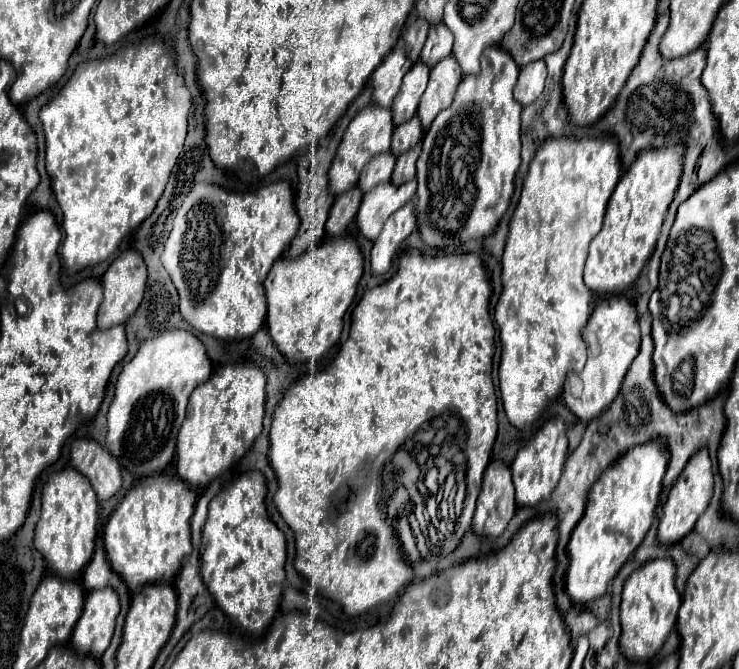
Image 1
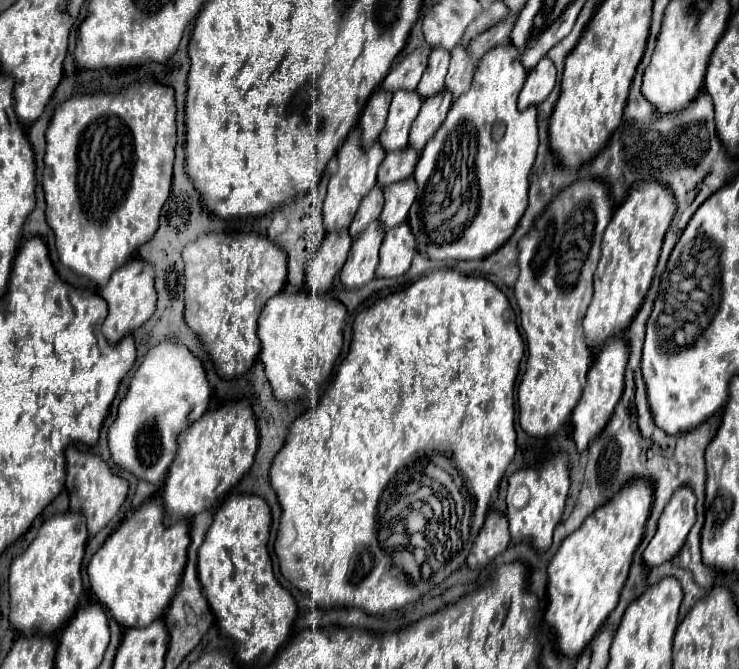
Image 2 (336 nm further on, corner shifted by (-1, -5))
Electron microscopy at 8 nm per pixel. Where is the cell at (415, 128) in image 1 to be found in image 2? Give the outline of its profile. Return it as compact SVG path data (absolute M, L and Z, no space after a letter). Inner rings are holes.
M412 146L388 152L382 162L382 170L378 172L378 184L386 188L402 178L412 176L416 162L418 162L418 152Z

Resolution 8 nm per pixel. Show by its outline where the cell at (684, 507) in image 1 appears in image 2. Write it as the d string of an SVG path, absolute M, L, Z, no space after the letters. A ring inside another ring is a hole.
M682 486L674 492L674 498L666 504L666 510L658 518L658 530L644 550L646 566L654 568L672 560L684 546L688 532L696 522L696 496L690 486Z

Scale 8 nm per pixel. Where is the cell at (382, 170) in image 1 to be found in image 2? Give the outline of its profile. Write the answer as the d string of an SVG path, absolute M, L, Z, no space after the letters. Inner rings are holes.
M376 184L366 194L366 198L360 202L360 206L356 210L356 216L354 216L352 224L350 224L350 236L354 238L354 234L360 234L366 228L366 224L378 220L380 212L382 212L382 188Z

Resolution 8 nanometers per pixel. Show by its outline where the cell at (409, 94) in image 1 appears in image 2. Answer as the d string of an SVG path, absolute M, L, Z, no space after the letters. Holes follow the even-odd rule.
M400 90L394 94L386 126L378 138L378 142L382 142L382 148L386 152L408 146L408 132L418 116L420 106L422 106L422 98L416 92Z

